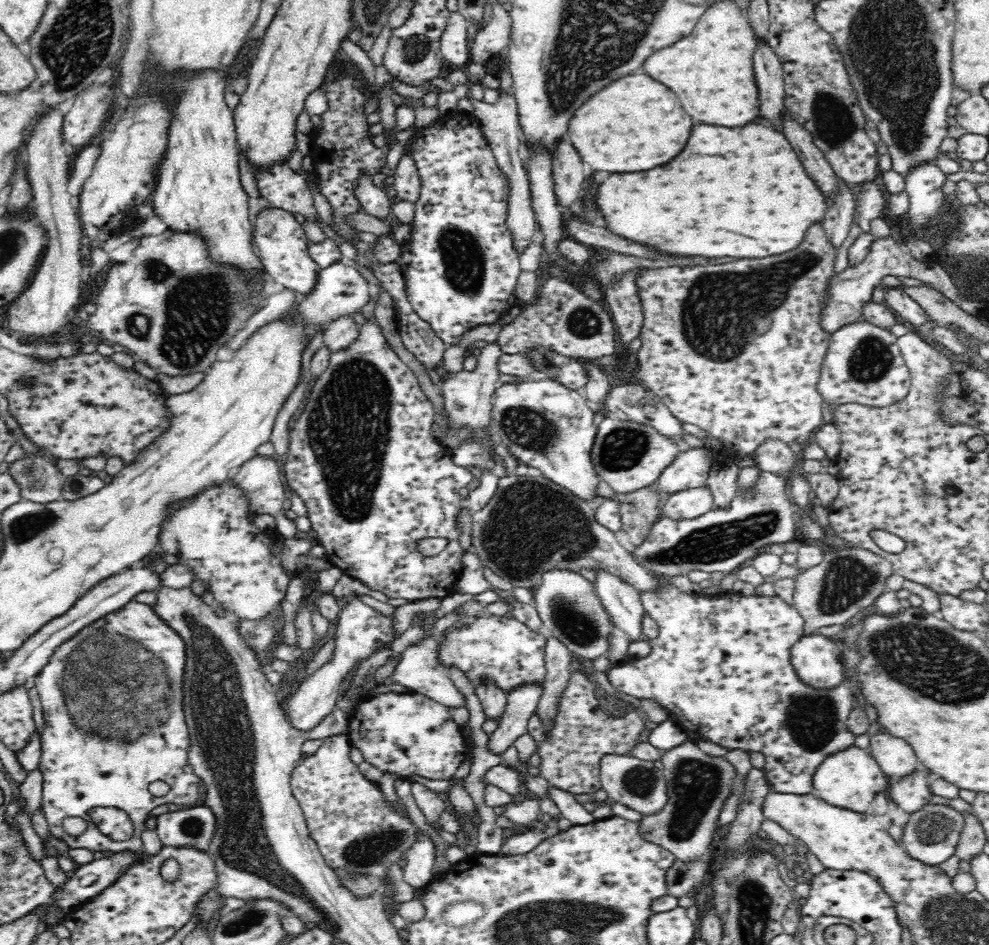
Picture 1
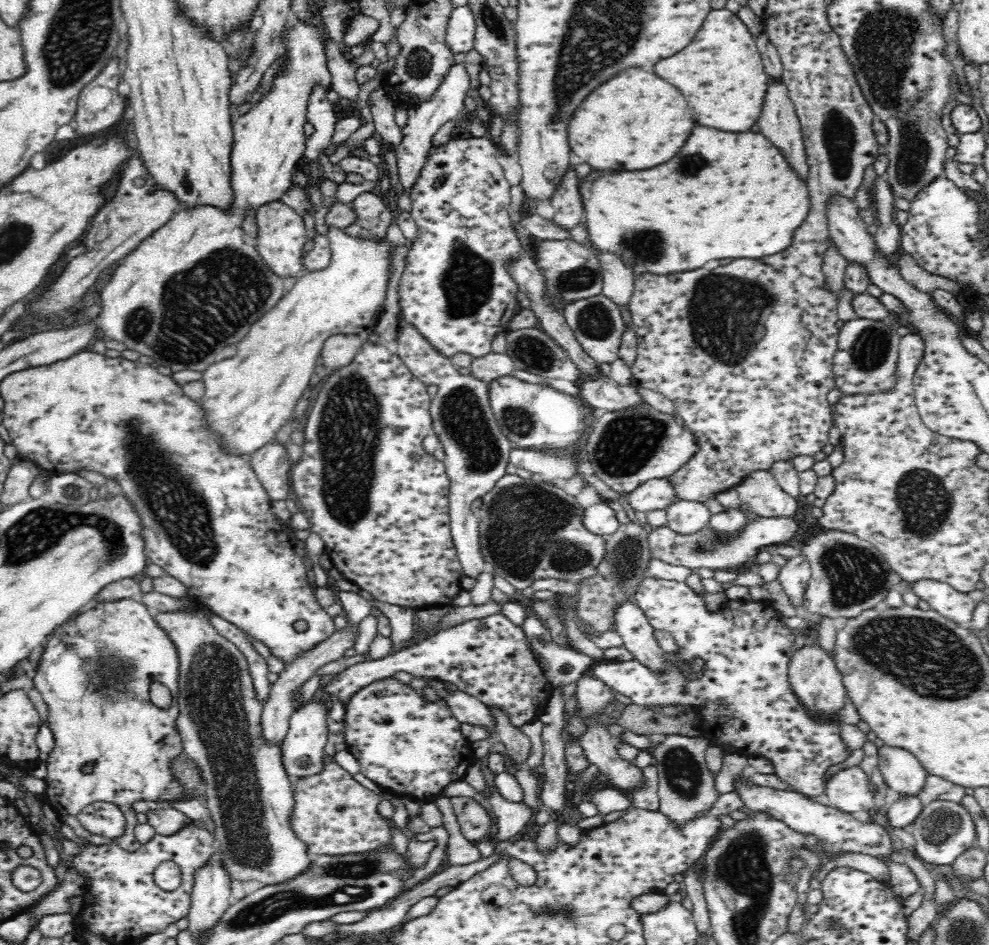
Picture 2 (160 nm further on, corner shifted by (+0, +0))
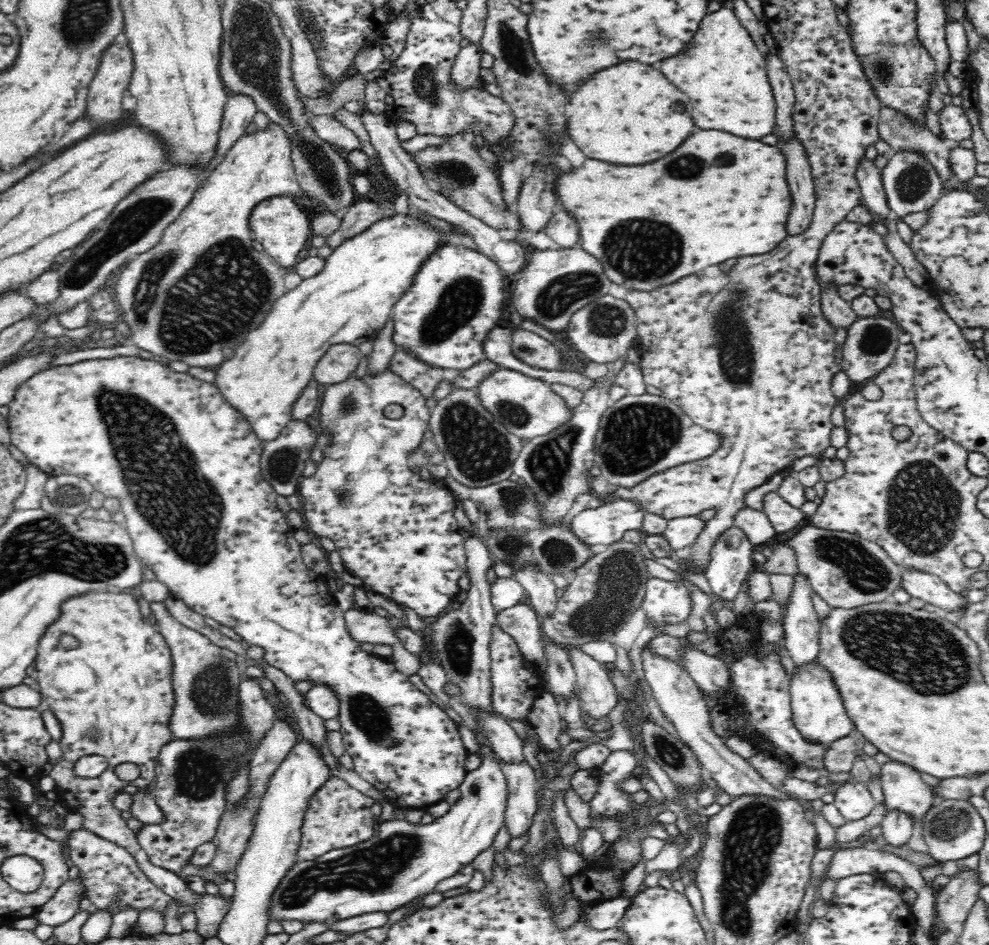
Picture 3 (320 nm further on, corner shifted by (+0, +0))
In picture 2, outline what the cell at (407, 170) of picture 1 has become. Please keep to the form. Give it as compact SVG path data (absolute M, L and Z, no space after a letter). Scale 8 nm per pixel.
M463 63L454 64L444 78L442 84L432 93L429 99L418 104L413 104L407 109L408 119L406 126L401 129L402 138L394 148L397 157L398 180L401 190L408 194L411 188L418 182L421 170L424 168L429 148L432 144L432 136L450 120L459 121L465 106L464 95L470 87L468 72Z

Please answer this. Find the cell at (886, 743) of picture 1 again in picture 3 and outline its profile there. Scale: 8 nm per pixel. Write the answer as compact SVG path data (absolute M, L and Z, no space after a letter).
M892 759L884 762L880 780L888 811L896 808L908 812L917 825L936 801L930 786L923 782L921 773L910 764Z

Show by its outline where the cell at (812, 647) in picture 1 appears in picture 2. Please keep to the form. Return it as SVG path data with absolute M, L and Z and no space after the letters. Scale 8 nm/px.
M802 646L792 653L789 664L789 681L792 690L816 715L833 715L840 711L847 696L842 672L836 664L835 657L820 646Z

